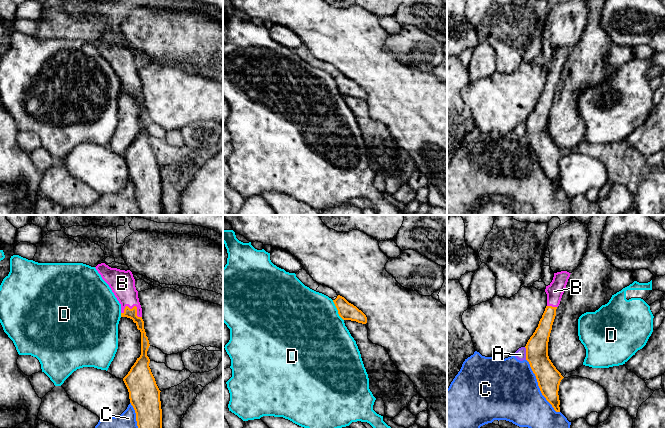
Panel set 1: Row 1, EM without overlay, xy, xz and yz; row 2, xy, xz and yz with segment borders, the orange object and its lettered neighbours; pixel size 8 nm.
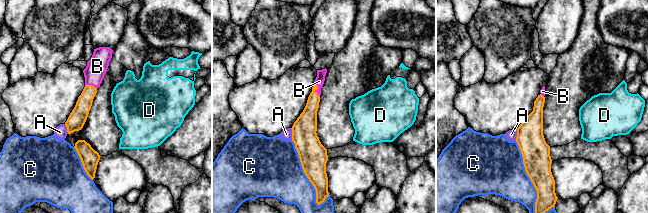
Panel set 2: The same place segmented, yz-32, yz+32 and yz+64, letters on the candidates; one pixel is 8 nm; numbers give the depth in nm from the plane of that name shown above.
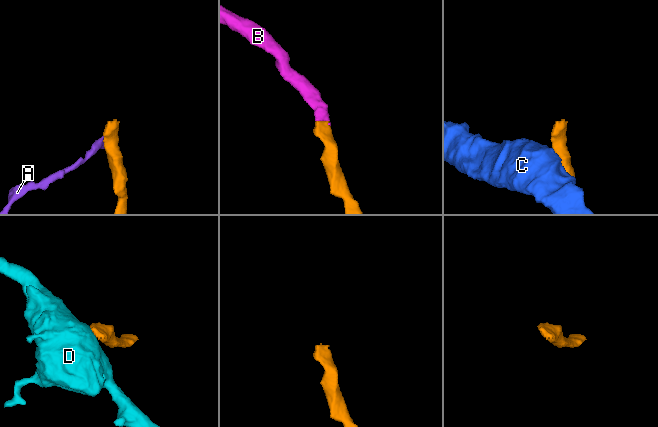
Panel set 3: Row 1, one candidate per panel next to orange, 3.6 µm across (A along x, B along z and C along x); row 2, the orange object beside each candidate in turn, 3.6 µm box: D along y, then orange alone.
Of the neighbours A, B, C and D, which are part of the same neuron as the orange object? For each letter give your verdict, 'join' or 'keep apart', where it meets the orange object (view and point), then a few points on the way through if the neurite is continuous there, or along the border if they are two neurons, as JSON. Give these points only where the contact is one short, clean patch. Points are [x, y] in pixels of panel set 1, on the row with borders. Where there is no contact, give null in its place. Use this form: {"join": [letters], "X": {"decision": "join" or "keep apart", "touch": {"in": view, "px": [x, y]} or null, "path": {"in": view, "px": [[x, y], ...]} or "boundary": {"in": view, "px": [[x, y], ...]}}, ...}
{"join": ["B"], "A": {"decision": "keep apart", "touch": {"in": "yz", "px": [526, 353]}, "boundary": {"in": "yz", "px": [[524, 347], [526, 359]]}}, "B": {"decision": "join", "touch": {"in": "xy", "px": [134, 306]}, "path": {"in": "xy", "px": [[129, 313], [134, 306], [129, 301], [122, 283]]}}, "C": {"decision": "keep apart", "touch": {"in": "yz", "px": [539, 387]}}, "D": {"decision": "keep apart", "touch": {"in": "xz", "px": [337, 309]}, "boundary": {"in": "xz", "px": [[332, 300], [338, 315], [343, 320]]}}}

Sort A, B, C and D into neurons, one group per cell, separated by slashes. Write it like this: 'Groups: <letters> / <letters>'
Groups: A / B / C / D

